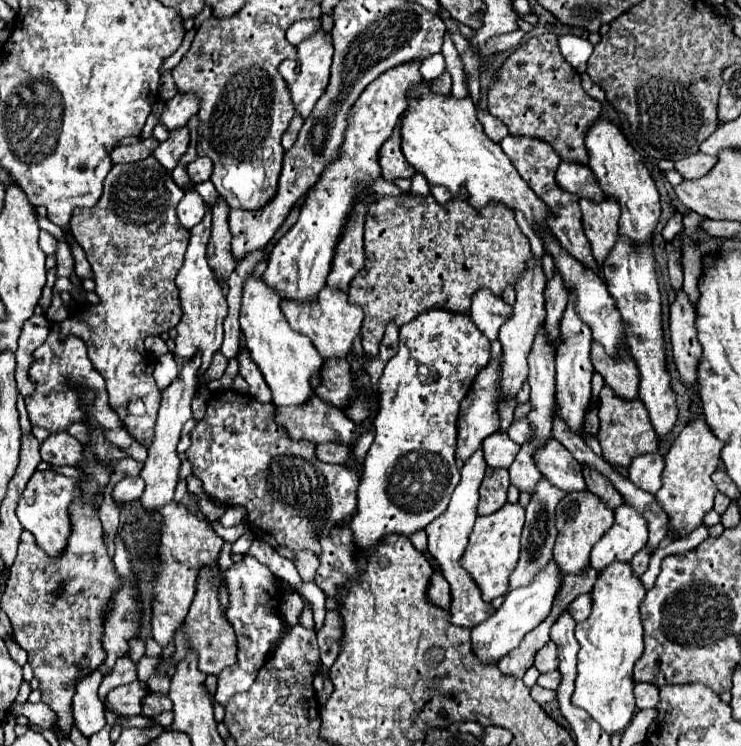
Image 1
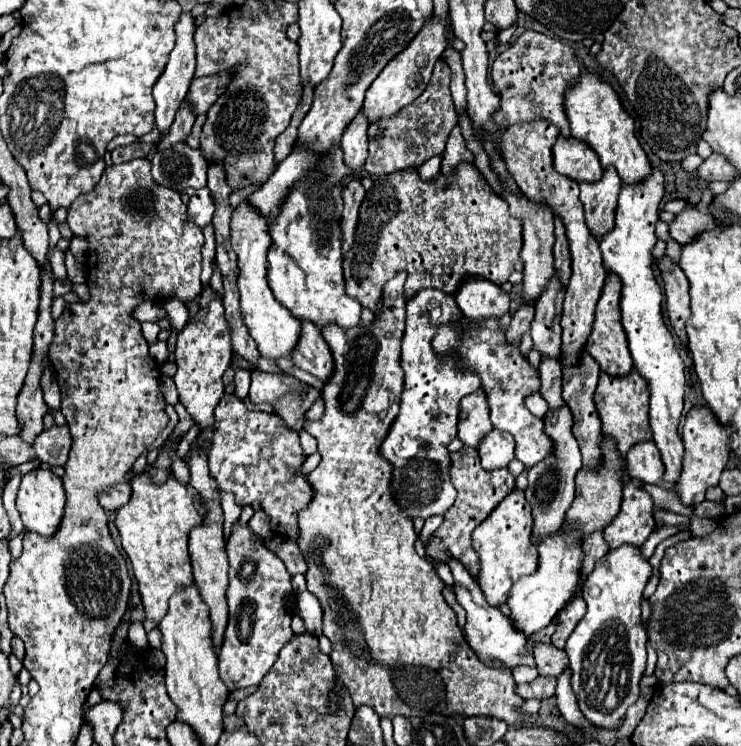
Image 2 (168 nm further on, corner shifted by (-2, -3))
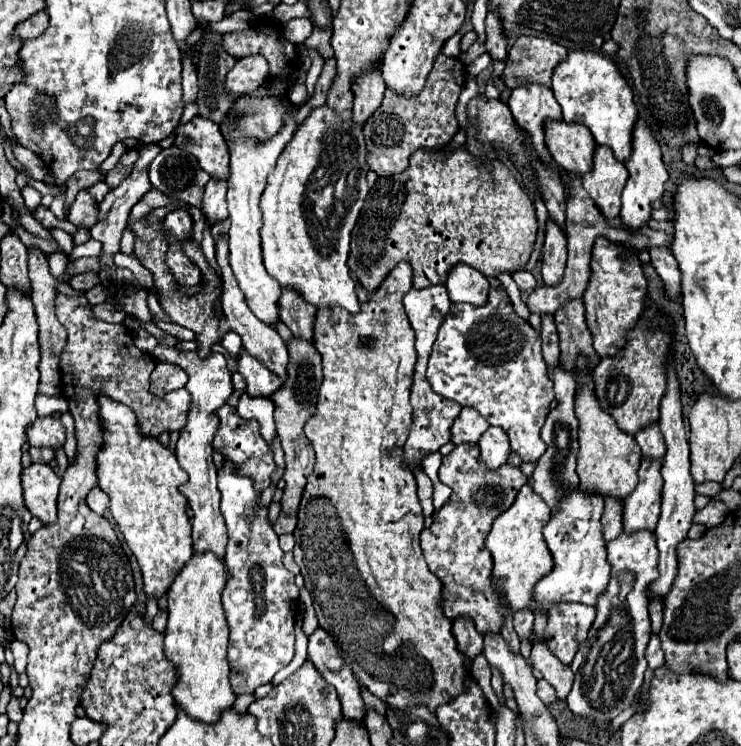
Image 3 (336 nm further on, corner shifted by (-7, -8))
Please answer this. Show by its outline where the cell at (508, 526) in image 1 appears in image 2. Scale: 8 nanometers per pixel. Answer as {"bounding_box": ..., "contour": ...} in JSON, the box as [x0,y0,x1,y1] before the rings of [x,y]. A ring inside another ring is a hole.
{"bounding_box":[473,489,537,607],"contour":[[[513,489],[497,507],[495,511],[473,531],[473,547],[481,559],[481,573],[479,573],[479,587],[487,603],[499,607],[507,603],[507,595],[511,585],[523,577],[531,575],[537,569],[537,547],[531,541],[533,537],[533,515],[531,505],[527,503],[521,489]]]}

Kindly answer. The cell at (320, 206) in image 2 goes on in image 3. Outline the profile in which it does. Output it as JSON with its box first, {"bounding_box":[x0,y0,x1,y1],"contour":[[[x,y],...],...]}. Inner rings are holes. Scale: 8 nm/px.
{"bounding_box":[260,108,368,314],"contour":[[[314,108],[312,114],[298,126],[294,138],[286,144],[284,152],[278,156],[278,164],[268,176],[266,190],[260,200],[262,212],[262,252],[264,266],[268,274],[288,290],[294,290],[308,304],[320,306],[342,306],[350,314],[360,312],[356,282],[350,276],[346,266],[348,250],[350,250],[350,234],[362,210],[364,198],[368,194],[368,164],[366,164],[366,144],[362,136],[362,128],[352,124],[352,112],[344,112],[344,116],[336,116],[330,108]]]}

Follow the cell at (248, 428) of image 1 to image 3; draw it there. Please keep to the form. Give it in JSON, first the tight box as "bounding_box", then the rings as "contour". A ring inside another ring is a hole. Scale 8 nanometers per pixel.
{"bounding_box":[214,404,276,492],"contour":[[[224,404],[218,410],[218,416],[220,416],[220,428],[216,432],[214,450],[222,454],[224,460],[230,460],[236,466],[236,474],[248,476],[254,482],[256,492],[264,492],[266,488],[272,486],[272,474],[276,470],[276,462],[274,462],[274,454],[268,442],[260,434],[260,424],[256,424],[256,420],[240,418],[236,408],[230,404]]]}

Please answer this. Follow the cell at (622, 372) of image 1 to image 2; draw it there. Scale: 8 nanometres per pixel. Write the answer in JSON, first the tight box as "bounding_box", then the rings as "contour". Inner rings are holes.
{"bounding_box":[585,275,633,375],"contour":[[[607,275],[607,279],[605,279],[603,295],[599,297],[593,329],[587,339],[585,349],[591,351],[593,359],[601,365],[601,371],[605,371],[609,375],[627,375],[633,367],[633,359],[627,349],[627,337],[623,331],[623,325],[619,323],[619,279],[615,279],[615,275]]]}

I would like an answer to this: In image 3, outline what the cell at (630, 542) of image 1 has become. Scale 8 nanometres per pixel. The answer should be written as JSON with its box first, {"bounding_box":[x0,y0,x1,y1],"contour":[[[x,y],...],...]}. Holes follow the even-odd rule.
{"bounding_box":[624,460,662,534],"contour":[[[642,460],[638,470],[638,486],[624,500],[624,534],[634,534],[638,530],[654,532],[660,518],[660,494],[662,494],[662,462]]]}

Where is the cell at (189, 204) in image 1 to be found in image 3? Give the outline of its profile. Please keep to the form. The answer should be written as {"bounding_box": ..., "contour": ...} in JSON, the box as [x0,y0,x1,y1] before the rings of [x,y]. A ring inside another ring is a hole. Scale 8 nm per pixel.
{"bounding_box":[202,180,228,224],"contour":[[[210,180],[202,198],[202,214],[210,224],[222,222],[228,216],[226,208],[226,182]]]}

